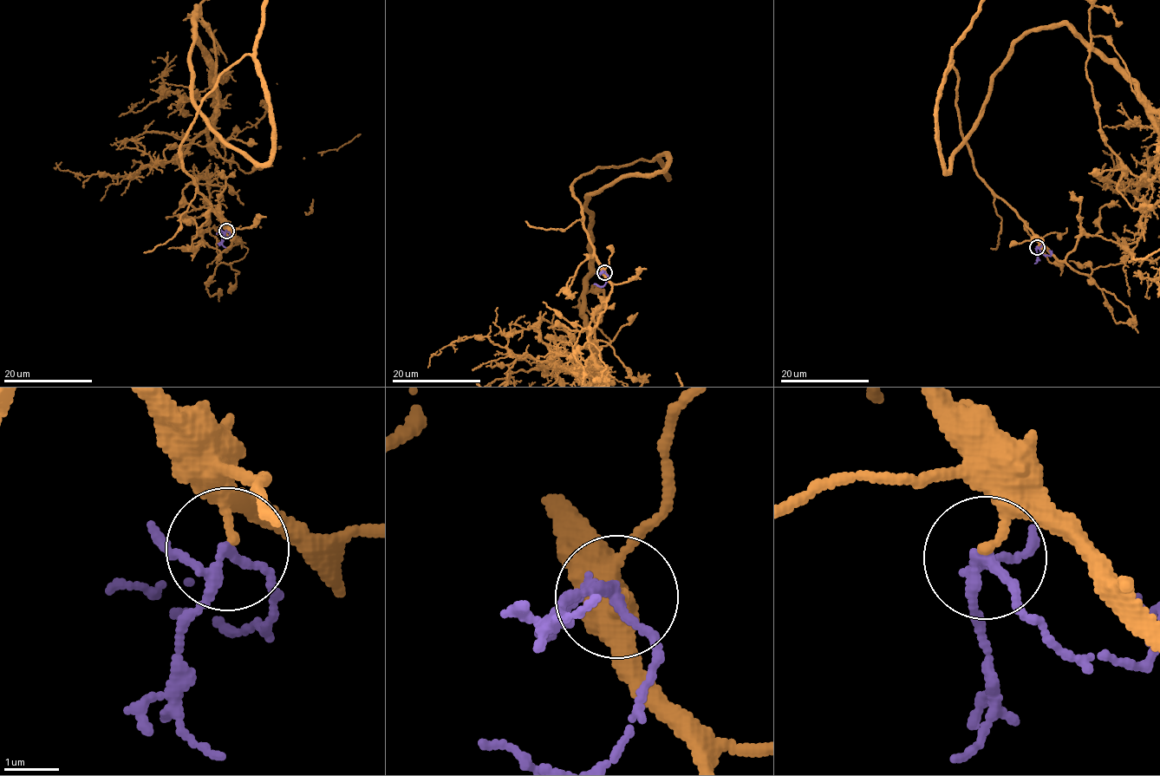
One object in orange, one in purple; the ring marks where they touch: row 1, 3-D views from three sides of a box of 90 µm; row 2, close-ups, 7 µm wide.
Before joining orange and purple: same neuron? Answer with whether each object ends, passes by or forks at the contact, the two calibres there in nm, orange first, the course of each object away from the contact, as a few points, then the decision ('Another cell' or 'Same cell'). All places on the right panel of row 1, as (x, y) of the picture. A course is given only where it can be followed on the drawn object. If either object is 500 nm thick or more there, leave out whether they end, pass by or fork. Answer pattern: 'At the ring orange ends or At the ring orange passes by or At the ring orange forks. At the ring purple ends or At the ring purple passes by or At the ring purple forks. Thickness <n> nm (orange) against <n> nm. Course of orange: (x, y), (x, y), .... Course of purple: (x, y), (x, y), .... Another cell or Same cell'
At the ring orange ends. At the ring purple forks. Thickness 190 nm (orange) against 160 nm. Course of purple: (1037, 247), (1046, 255), (1050, 255), (1049, 251). Another cell

